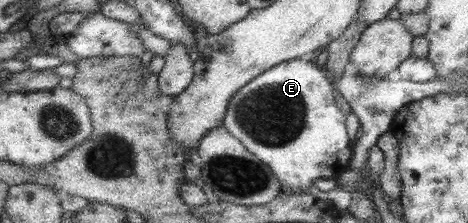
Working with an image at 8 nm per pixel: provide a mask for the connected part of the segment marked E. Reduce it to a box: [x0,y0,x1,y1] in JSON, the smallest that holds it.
[223,58,351,190]

